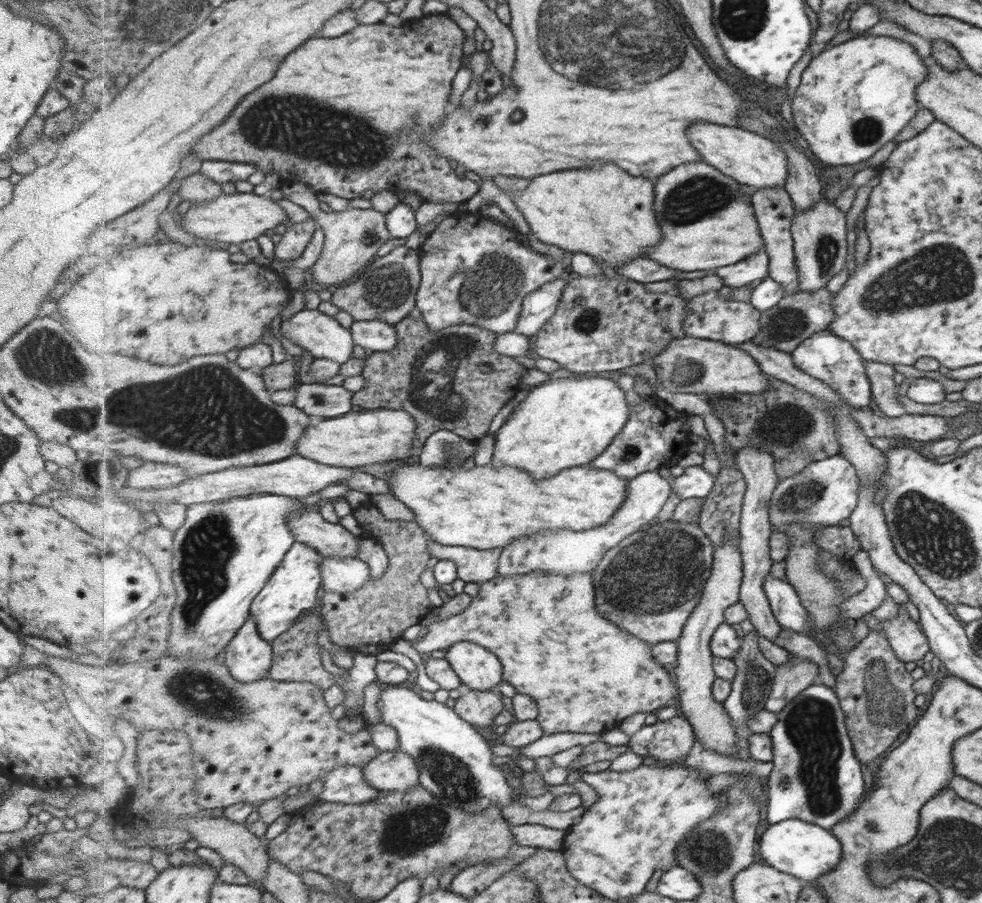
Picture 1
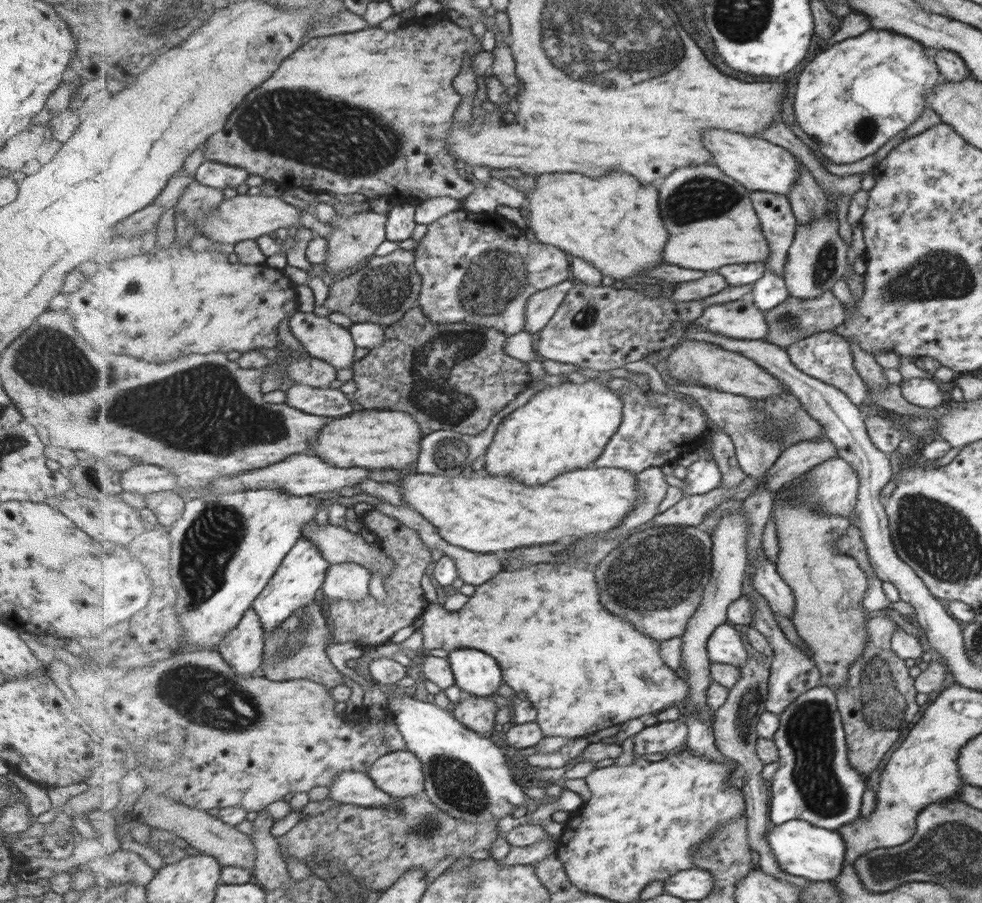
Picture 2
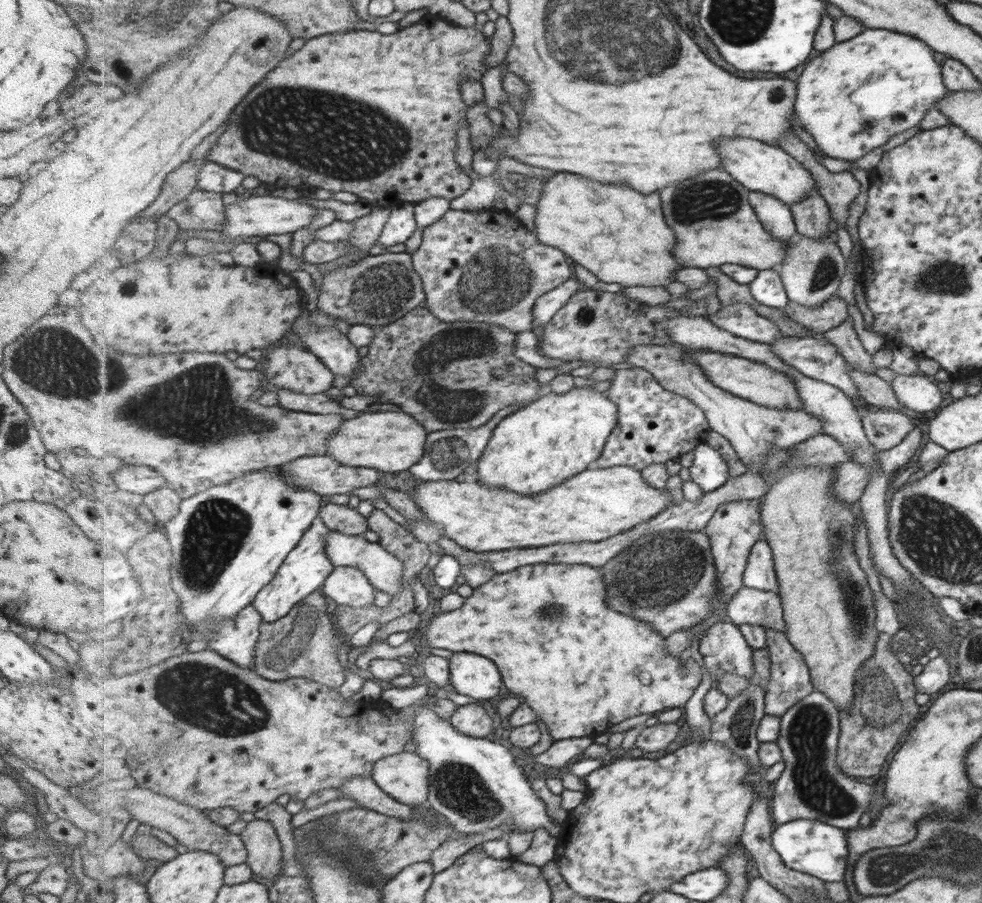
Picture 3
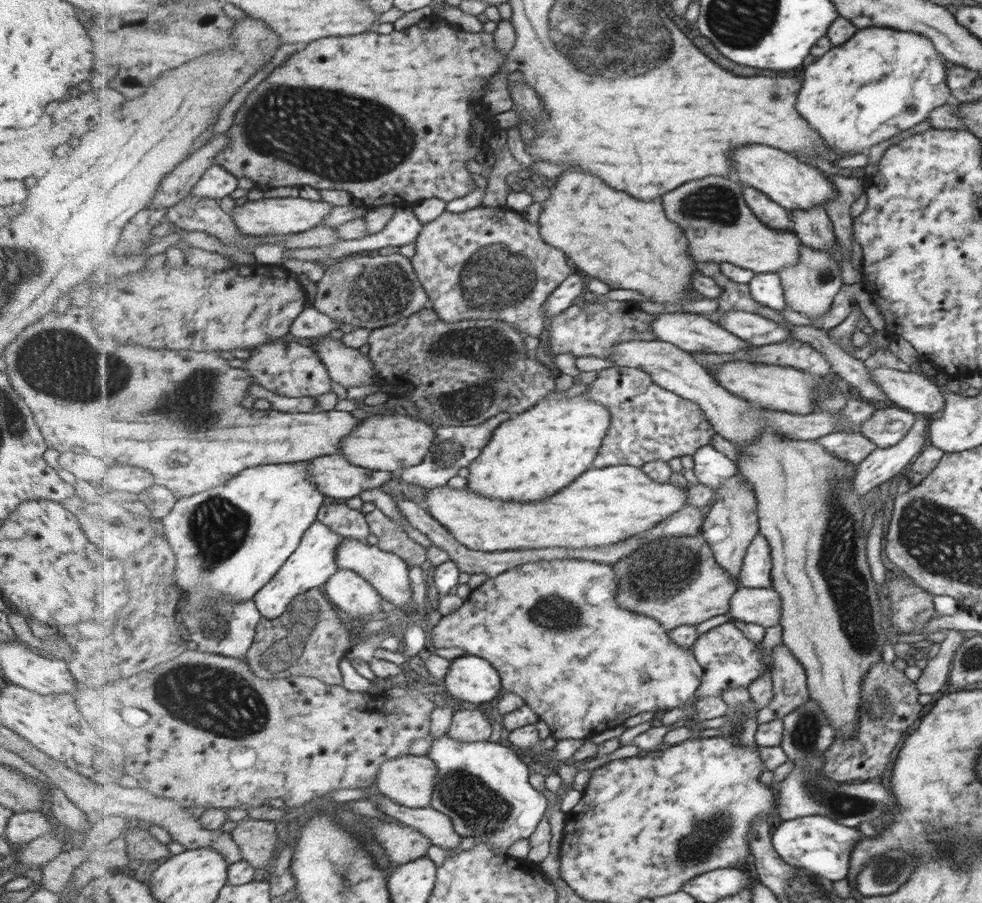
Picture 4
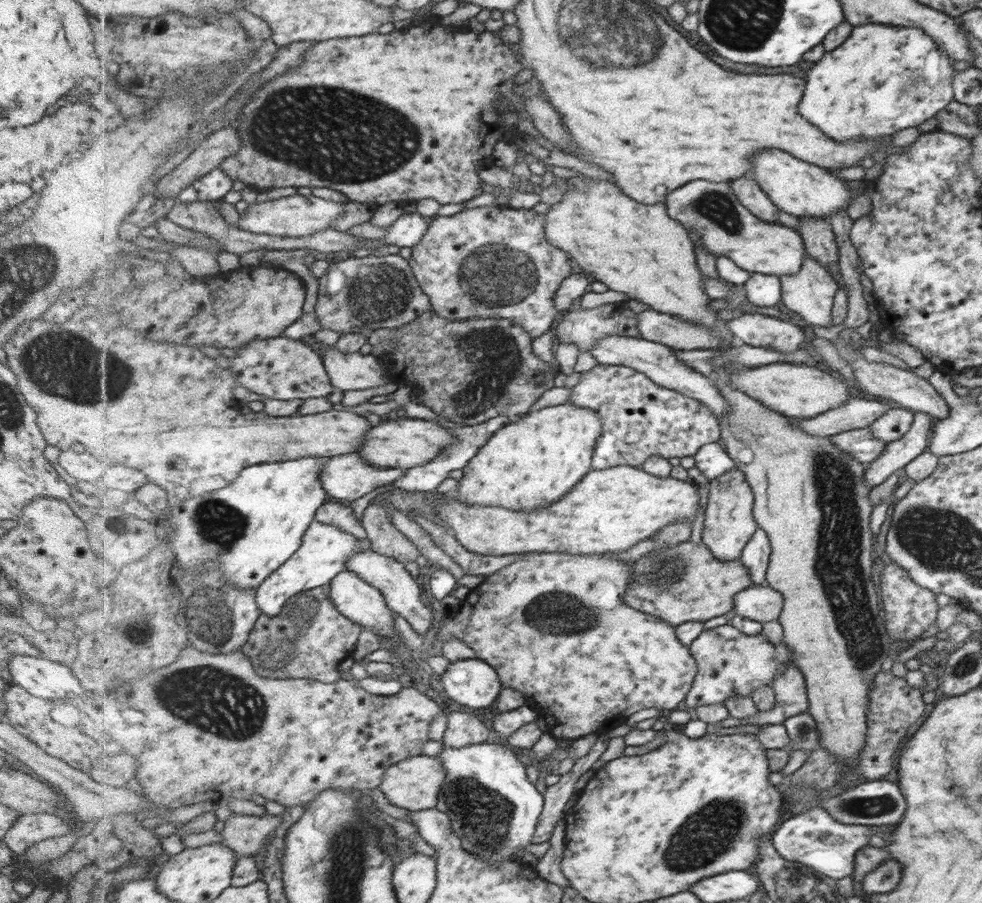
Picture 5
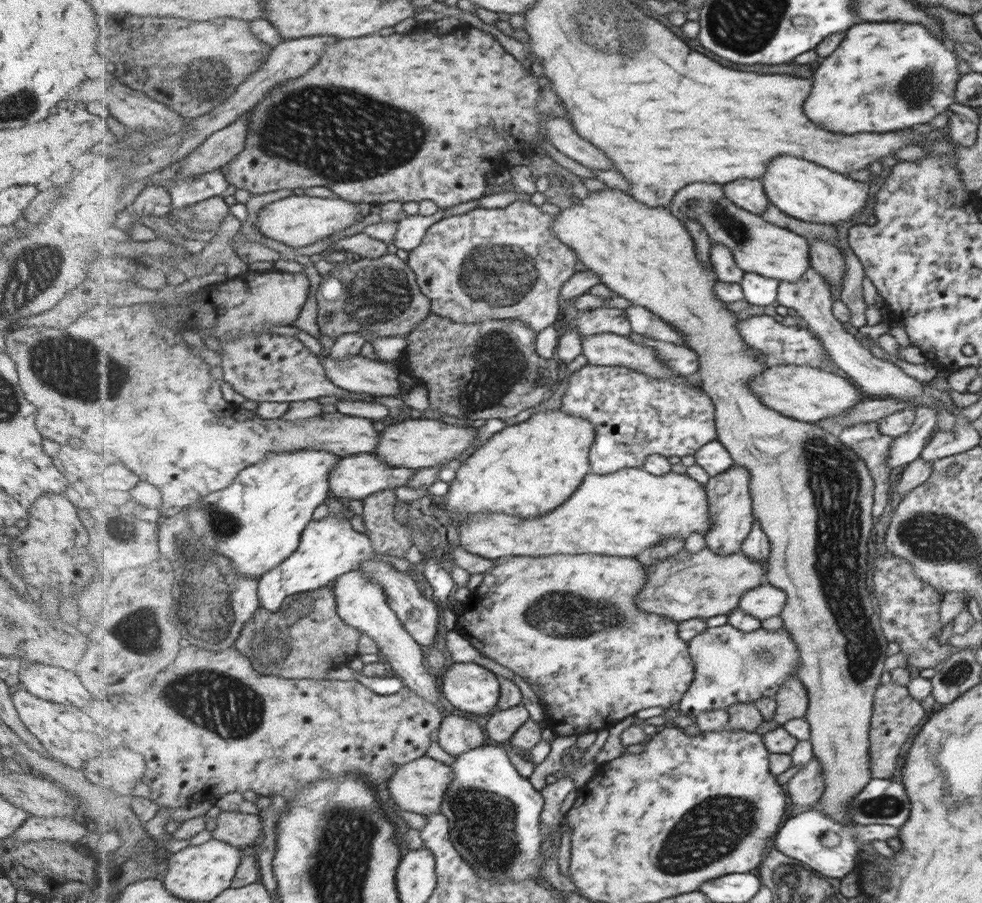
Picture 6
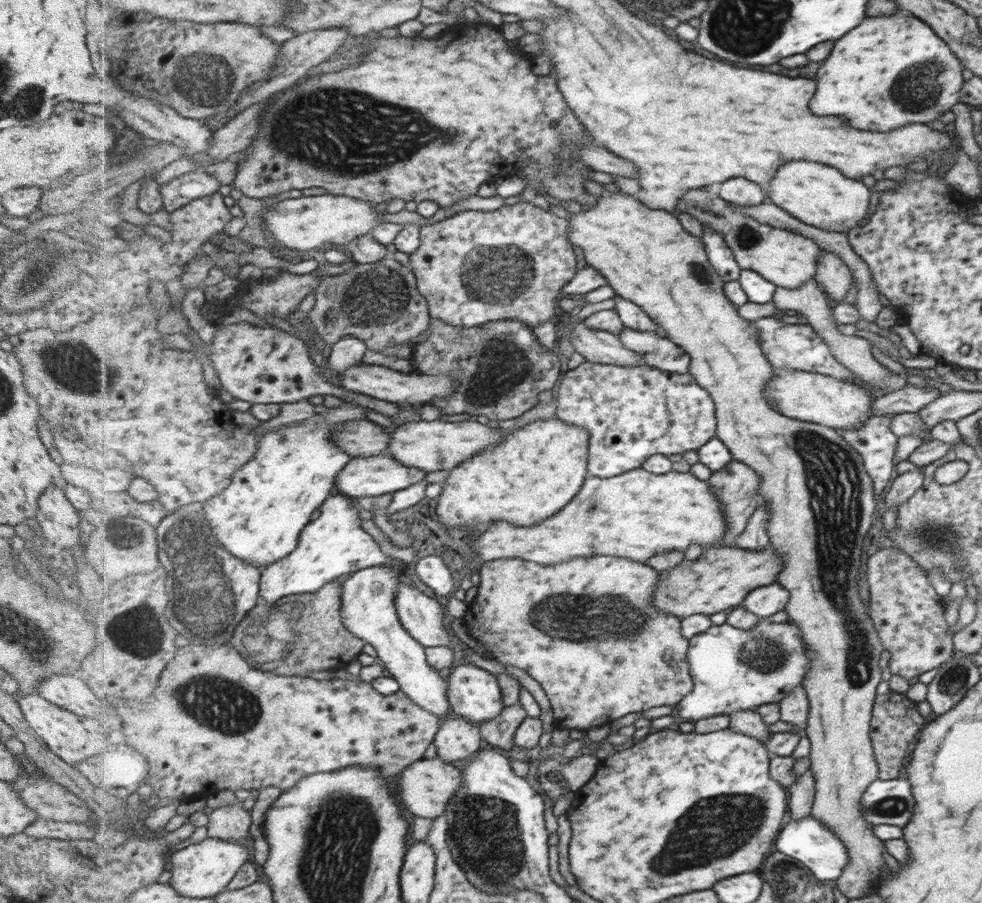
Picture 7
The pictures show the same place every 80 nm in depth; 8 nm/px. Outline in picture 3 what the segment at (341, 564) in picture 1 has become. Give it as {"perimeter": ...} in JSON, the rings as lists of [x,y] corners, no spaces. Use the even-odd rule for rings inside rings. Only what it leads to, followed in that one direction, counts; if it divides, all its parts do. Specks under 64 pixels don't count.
{"perimeter":[[[337,566],[327,577],[322,592],[343,607],[365,608],[375,602],[375,587],[355,566]]]}

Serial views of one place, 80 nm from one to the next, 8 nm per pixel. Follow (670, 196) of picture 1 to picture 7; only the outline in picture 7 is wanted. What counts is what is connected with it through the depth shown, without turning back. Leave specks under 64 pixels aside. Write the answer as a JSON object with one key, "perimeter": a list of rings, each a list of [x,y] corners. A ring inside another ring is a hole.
{"perimeter":[[[703,187],[688,191],[687,195],[679,201],[679,207],[675,212],[675,214],[681,213],[691,215],[704,226],[709,226],[715,232],[721,233],[742,269],[758,272],[776,287],[793,290],[801,287],[817,274],[818,257],[822,250],[818,248],[814,240],[787,229],[762,224],[753,217],[747,217],[747,213],[733,209],[729,202],[720,198],[716,188],[708,190]]]}

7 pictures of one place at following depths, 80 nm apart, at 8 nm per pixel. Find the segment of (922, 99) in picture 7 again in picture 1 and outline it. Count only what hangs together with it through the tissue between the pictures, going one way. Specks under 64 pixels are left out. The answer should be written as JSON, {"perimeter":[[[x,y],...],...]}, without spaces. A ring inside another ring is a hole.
{"perimeter":[[[874,35],[855,36],[815,56],[809,62],[809,66],[801,72],[801,82],[790,103],[795,130],[807,142],[807,152],[814,154],[824,164],[842,168],[867,160],[883,144],[896,138],[914,118],[920,107],[916,93],[917,86],[929,74],[928,68],[925,68],[923,63],[915,54],[913,46],[909,46],[907,42],[889,36]]]}

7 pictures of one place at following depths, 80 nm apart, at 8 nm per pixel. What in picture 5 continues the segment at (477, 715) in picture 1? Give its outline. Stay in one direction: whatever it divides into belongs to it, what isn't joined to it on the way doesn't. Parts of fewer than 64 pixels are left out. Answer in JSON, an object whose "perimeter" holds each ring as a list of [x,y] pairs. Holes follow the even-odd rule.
{"perimeter":[[[452,712],[447,714],[448,727],[441,741],[455,749],[484,744],[489,738],[489,728],[483,719],[468,713]]]}

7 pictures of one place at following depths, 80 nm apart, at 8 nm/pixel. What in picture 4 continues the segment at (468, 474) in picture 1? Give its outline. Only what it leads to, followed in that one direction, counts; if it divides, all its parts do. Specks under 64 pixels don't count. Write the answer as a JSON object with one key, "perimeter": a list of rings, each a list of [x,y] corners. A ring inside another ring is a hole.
{"perimeter":[[[620,465],[592,468],[584,472],[573,484],[558,492],[551,500],[538,500],[535,504],[487,498],[468,489],[451,489],[445,486],[427,489],[425,500],[429,512],[467,548],[483,552],[505,552],[538,548],[595,548],[612,546],[636,534],[642,534],[664,522],[666,518],[689,506],[689,485],[683,487],[653,480],[642,468]]]}

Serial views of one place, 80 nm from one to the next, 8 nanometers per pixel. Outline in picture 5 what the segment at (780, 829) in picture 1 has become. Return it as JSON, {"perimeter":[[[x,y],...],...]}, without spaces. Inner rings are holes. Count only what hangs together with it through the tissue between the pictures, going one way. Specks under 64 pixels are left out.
{"perimeter":[[[813,808],[801,814],[793,815],[793,818],[785,819],[779,828],[775,829],[774,835],[769,840],[773,848],[787,859],[793,871],[811,870],[814,877],[821,874],[832,878],[836,882],[839,879],[849,877],[852,874],[854,856],[862,847],[867,845],[868,836],[877,834],[885,836],[888,826],[870,827],[858,824],[843,824],[835,821],[834,817],[825,810]]]}

